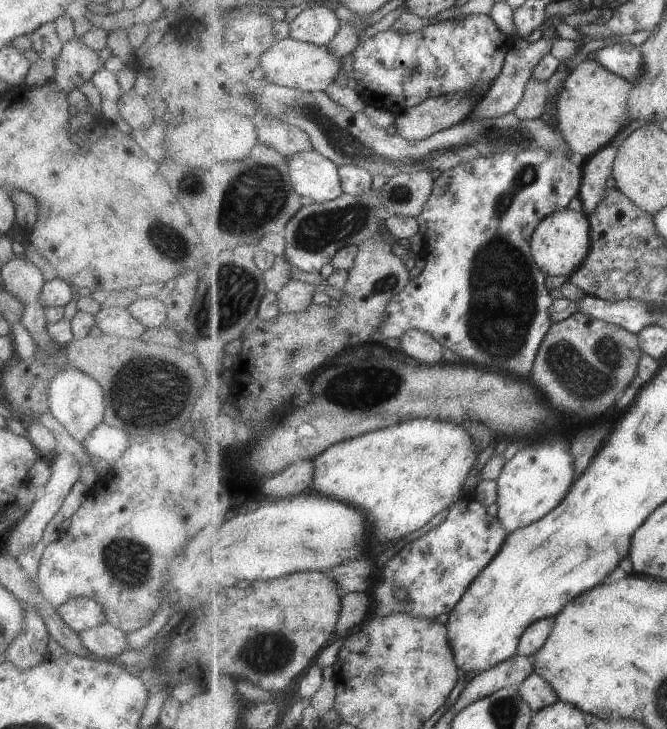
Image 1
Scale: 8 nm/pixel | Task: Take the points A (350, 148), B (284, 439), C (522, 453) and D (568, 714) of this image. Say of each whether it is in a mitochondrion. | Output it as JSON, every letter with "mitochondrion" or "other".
{"A":"mitochondrion","B":"other","C":"other","D":"other"}

